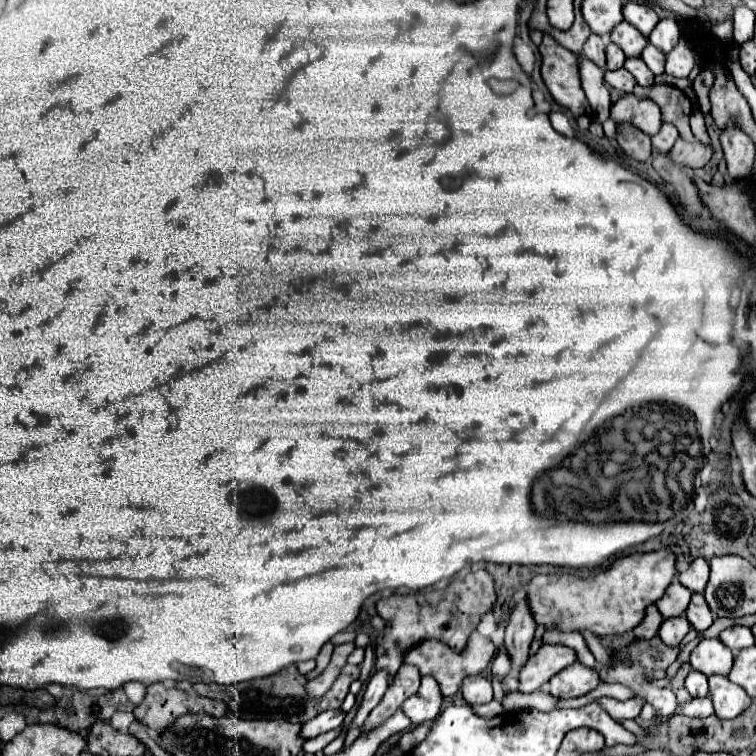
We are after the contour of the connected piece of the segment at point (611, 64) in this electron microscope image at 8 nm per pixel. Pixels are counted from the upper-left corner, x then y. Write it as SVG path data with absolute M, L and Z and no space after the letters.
M610 43L606 47L606 69L610 69L610 71L620 69L624 65L624 59L626 59L626 55L624 55L624 51L618 45Z

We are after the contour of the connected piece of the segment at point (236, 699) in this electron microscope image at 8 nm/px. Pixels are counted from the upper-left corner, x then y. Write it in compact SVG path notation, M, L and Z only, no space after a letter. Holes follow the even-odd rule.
M346 663L342 667L340 675L336 677L334 685L320 699L310 699L310 695L306 691L308 679L298 673L296 665L288 665L282 671L278 671L276 675L270 675L270 677L264 677L264 679L252 679L248 683L240 683L240 685L232 685L232 687L194 683L194 691L198 695L204 695L204 697L222 699L234 711L234 715L240 717L240 719L286 719L286 721L306 723L326 709L338 709L342 705L346 693L348 693L350 683L356 681L358 675L360 675L360 667ZM292 715L298 715L298 719L292 719Z

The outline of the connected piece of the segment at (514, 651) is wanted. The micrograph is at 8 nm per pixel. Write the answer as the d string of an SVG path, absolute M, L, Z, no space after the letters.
M522 601L516 609L512 609L506 625L506 637L504 637L504 647L514 665L514 671L522 669L522 665L530 657L528 651L534 639L534 629L536 623L532 623L532 615L528 615L528 603Z

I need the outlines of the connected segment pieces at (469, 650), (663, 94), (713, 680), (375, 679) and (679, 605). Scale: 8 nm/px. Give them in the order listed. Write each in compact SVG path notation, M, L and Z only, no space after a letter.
M474 631L470 635L470 641L468 641L468 645L466 645L466 649L462 653L452 653L452 649L448 649L444 643L440 643L436 639L428 639L428 641L418 643L416 647L412 647L406 653L404 661L416 665L422 675L432 675L438 681L438 685L442 689L442 695L450 697L450 695L454 695L460 689L464 677L478 675L478 673L482 673L488 667L488 663L494 657L494 651L496 651L494 643L490 639L486 639L486 637L482 637L478 631Z
M650 85L650 87L634 87L634 93L640 97L648 97L658 103L662 109L662 119L676 125L682 139L694 139L688 119L692 115L692 103L690 99L672 85Z
M710 675L708 681L710 681L710 699L720 719L738 717L744 709L748 709L752 699L740 685L732 683L724 675Z
M376 671L376 673L372 675L372 679L368 681L368 685L366 685L366 689L364 689L362 703L360 703L354 719L352 719L348 725L342 725L340 735L346 735L352 725L356 725L356 727L362 727L362 725L364 725L366 717L370 715L370 711L380 703L380 699L382 699L384 693L386 693L386 677L388 677L386 671Z
M674 579L668 587L668 591L664 593L662 599L656 601L656 607L658 611L662 613L662 617L676 617L676 615L682 615L688 607L688 601L690 601L690 595L692 591L688 591L684 585L680 585L678 579Z

